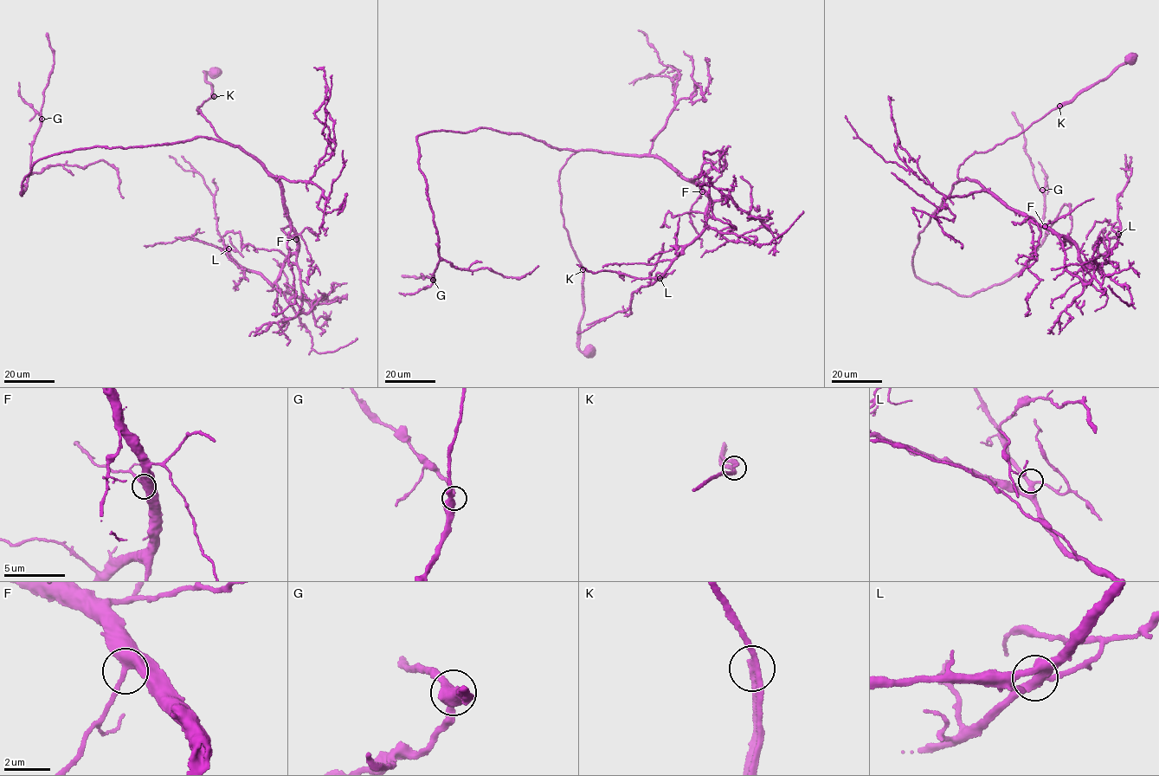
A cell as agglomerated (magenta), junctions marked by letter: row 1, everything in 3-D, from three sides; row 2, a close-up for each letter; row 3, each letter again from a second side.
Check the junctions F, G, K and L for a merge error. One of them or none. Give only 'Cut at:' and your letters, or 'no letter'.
Cut at: K

